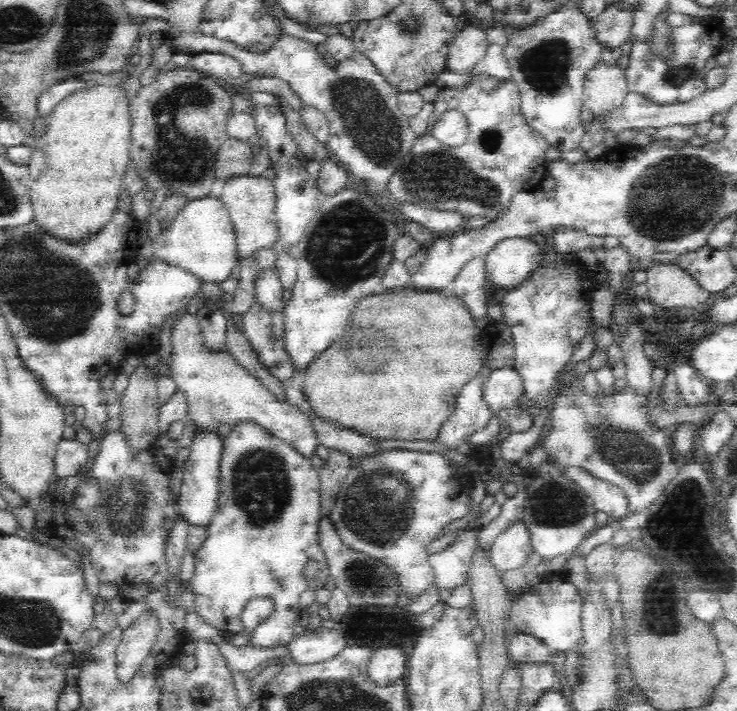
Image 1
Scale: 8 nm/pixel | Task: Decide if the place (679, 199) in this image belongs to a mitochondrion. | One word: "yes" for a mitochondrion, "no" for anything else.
yes

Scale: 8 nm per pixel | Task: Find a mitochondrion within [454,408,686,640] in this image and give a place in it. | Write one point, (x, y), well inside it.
(638, 462)

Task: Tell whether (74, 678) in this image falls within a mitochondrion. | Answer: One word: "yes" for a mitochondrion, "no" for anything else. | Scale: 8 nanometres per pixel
no

